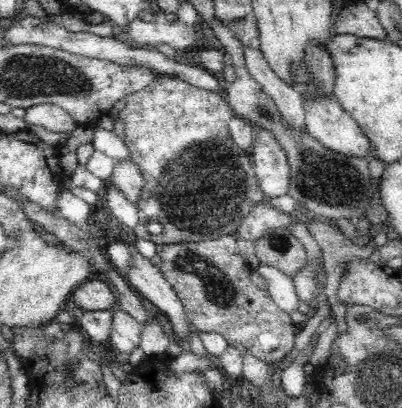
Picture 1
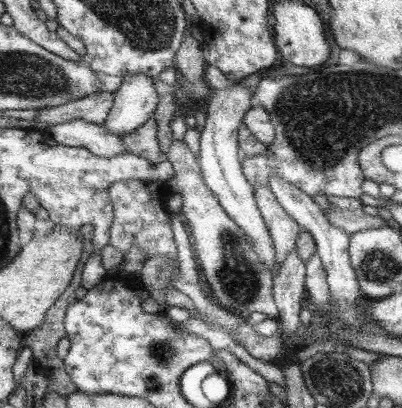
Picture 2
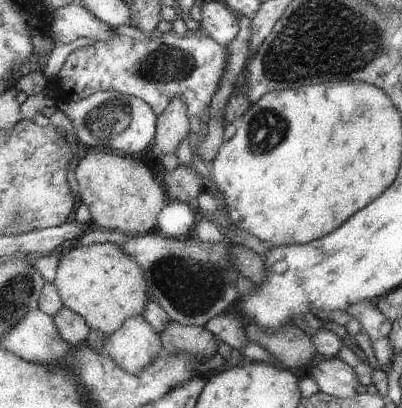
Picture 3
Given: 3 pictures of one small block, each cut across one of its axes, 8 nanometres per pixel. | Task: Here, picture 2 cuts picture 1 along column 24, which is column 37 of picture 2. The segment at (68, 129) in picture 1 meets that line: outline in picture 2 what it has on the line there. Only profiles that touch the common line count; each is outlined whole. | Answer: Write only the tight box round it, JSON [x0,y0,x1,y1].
[35,92,113,126]

